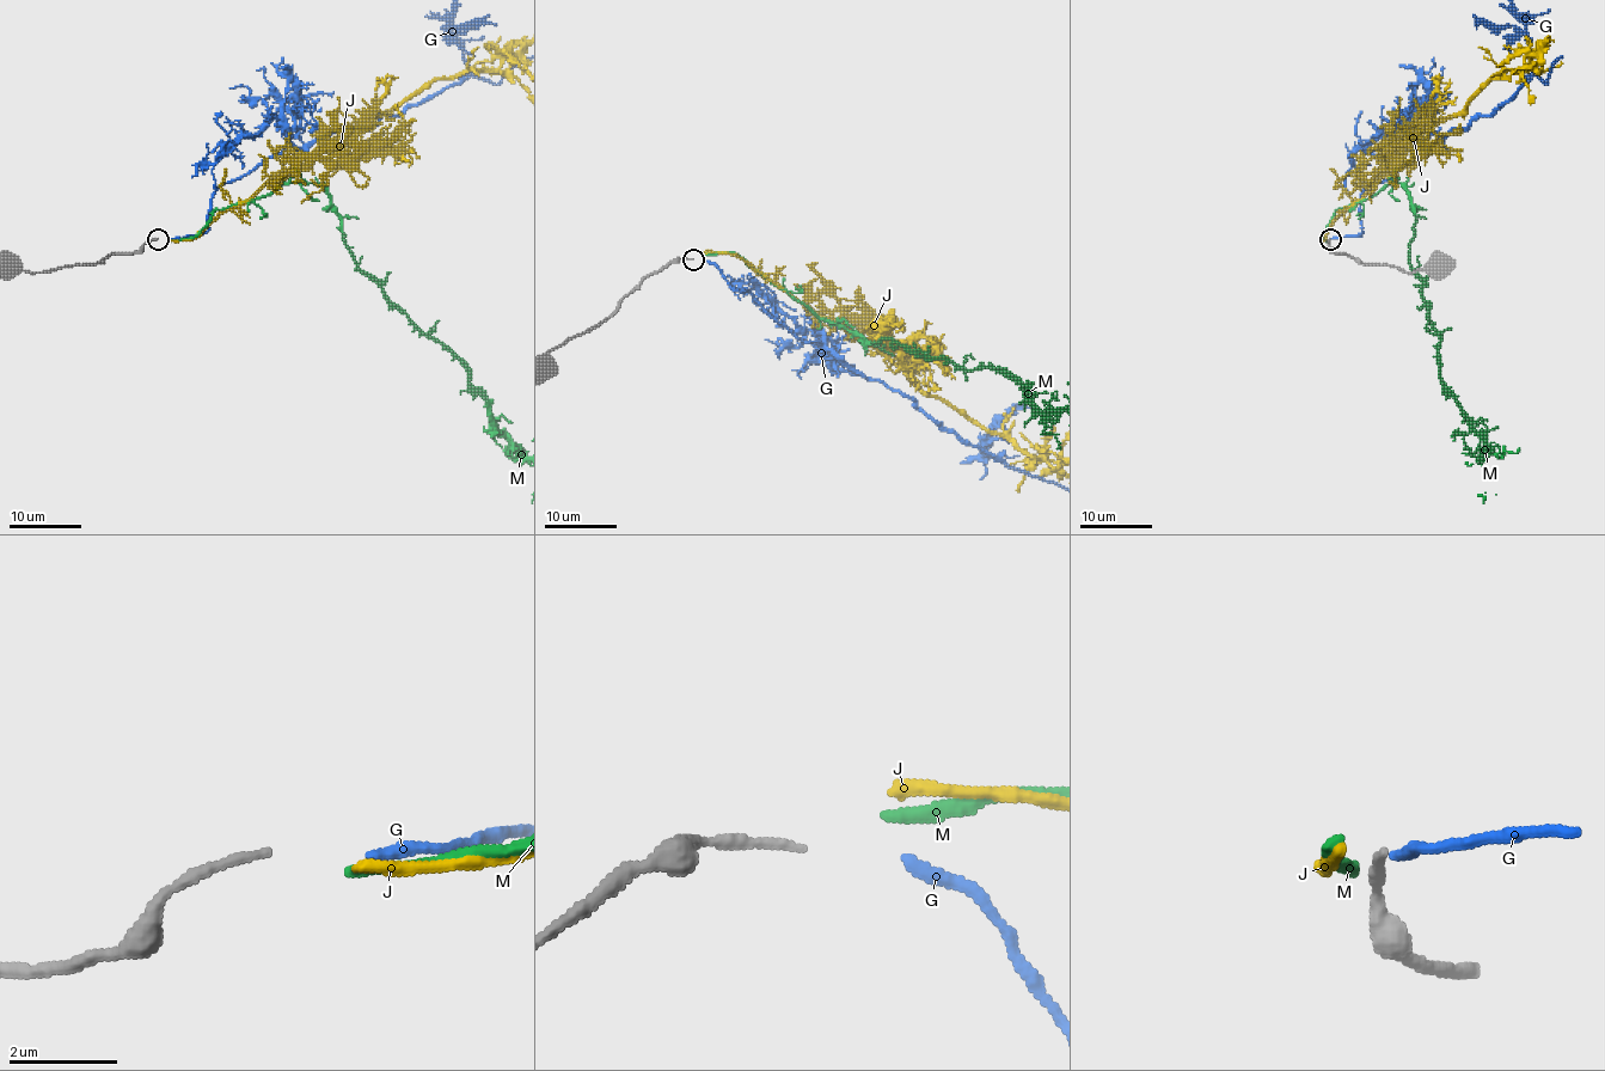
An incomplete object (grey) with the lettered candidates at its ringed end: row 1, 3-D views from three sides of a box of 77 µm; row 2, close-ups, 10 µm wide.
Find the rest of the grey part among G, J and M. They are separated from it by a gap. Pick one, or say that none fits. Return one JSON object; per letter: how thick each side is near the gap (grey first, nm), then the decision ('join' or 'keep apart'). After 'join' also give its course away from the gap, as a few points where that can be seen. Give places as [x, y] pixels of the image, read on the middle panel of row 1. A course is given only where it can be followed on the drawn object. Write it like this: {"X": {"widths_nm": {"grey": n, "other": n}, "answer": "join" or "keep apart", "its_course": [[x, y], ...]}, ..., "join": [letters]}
{"G": {"widths_nm": {"grey": 160, "other": 240}, "answer": "keep apart"}, "J": {"widths_nm": {"grey": 160, "other": 240}, "answer": "keep apart"}, "M": {"widths_nm": {"grey": 160, "other": 200}, "answer": "join"}, "join": ["M"]}

